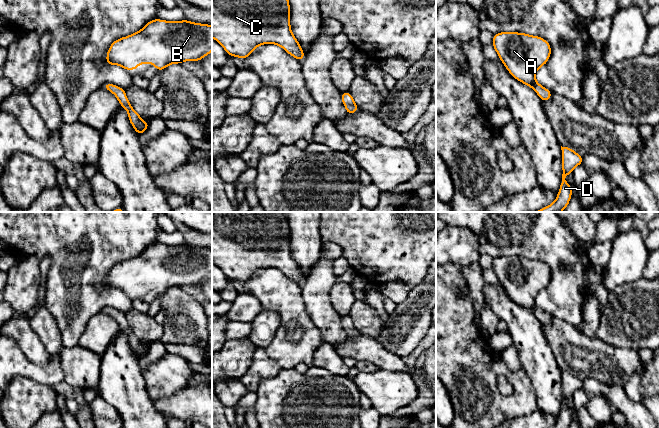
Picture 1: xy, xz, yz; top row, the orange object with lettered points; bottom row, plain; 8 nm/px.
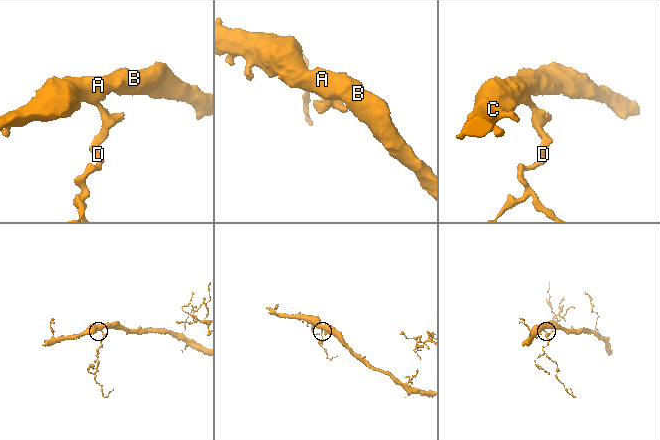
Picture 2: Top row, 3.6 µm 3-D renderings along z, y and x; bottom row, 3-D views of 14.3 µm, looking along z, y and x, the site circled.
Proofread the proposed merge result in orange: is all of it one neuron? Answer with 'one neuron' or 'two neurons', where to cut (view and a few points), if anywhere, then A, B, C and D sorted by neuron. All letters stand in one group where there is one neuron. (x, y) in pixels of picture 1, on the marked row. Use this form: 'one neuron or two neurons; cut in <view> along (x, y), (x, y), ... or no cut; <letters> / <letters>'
one neuron; no cut; A B C D

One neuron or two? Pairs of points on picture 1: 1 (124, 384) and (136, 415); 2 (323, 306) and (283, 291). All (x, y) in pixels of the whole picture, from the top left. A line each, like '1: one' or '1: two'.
1: one
2: two

